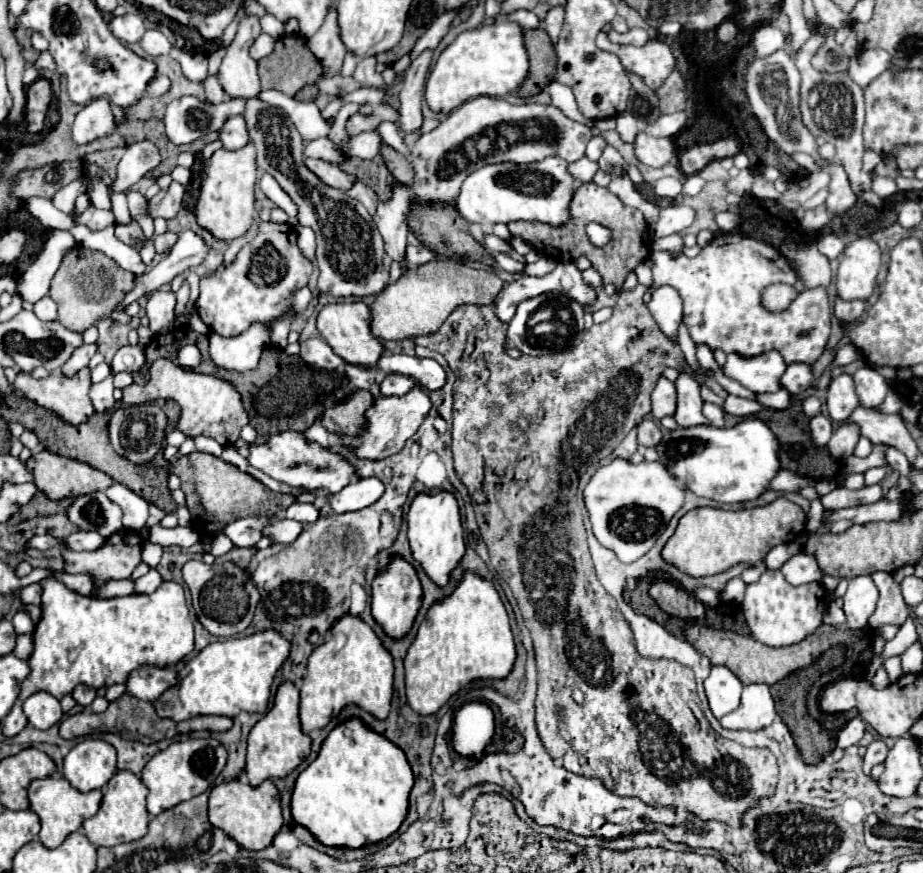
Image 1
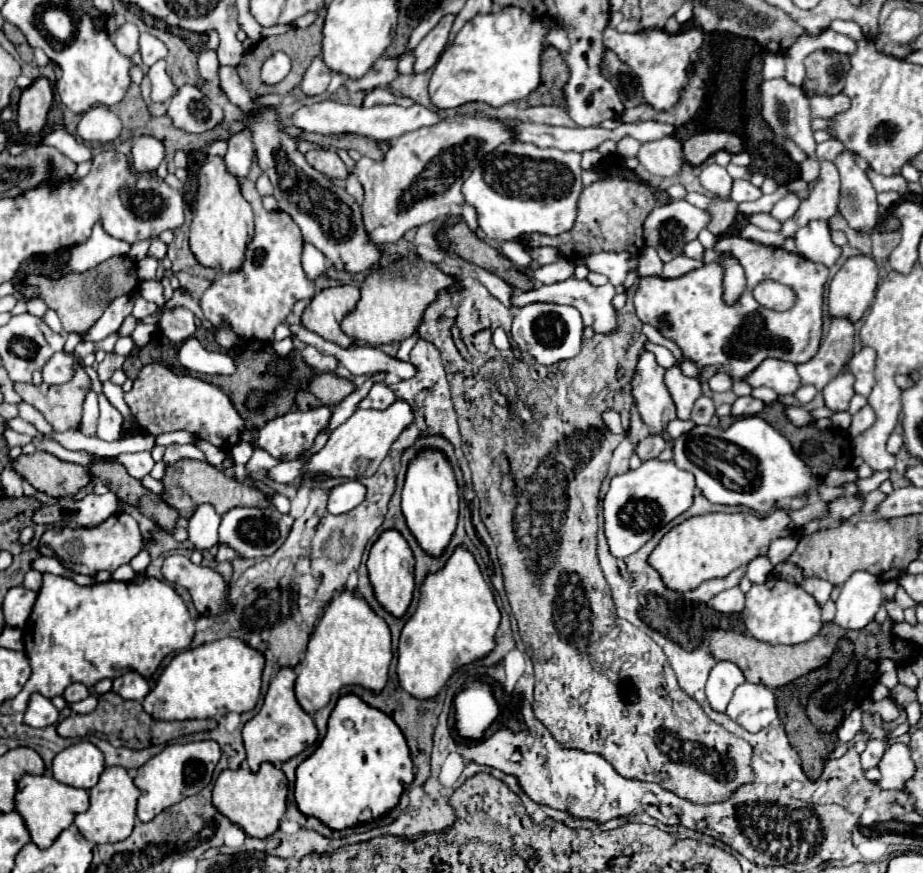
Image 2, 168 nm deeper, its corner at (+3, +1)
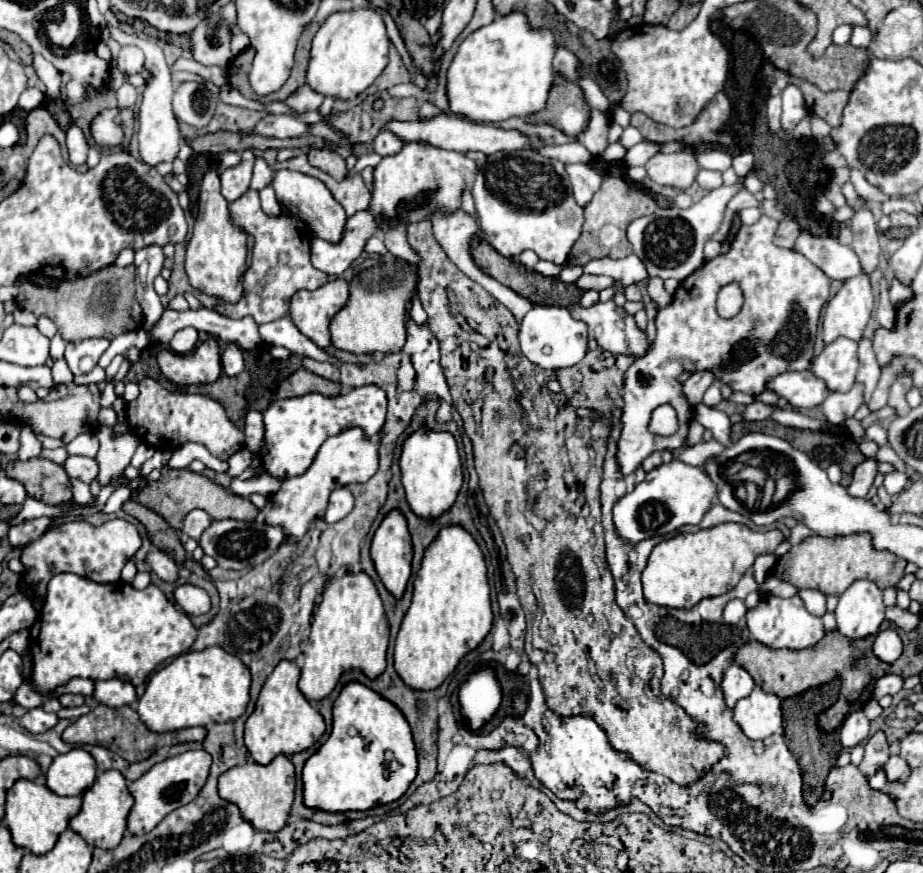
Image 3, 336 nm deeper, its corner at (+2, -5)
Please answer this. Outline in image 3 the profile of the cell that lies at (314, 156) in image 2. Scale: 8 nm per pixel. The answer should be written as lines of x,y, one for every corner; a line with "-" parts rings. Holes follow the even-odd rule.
310,149
308,151
308,163
334,179
342,181
346,177
346,161
338,151
324,151
324,149

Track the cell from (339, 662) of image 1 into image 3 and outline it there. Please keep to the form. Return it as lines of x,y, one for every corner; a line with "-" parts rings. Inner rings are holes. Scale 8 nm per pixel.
346,573
340,579
330,579
322,593
322,603
318,605
318,613
312,621
310,637
304,645
304,667
300,673
300,691
308,701
320,701
330,695
330,691
336,687
338,679
346,671
362,671
368,679
376,679
386,669
386,649
388,649
388,619
384,605
380,601
380,595
372,583
372,579
366,573

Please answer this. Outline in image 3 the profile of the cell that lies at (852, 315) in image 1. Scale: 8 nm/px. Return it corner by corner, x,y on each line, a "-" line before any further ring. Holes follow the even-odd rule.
838,337
828,343
824,351
814,359
810,371
822,379
830,391
848,391
856,381
858,371
858,343
848,337

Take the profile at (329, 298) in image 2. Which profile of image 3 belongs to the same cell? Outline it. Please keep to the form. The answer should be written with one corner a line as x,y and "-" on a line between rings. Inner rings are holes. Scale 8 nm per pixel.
344,279
330,281
316,291
298,291
290,301
290,317
296,327
318,347
328,349
330,321
348,303
350,285

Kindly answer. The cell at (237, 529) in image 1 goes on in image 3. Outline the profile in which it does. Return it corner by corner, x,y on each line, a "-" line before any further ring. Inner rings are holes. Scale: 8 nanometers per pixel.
194,509
186,515
186,521
184,521
184,531
188,533
188,537
200,541
202,533
212,525
212,517
202,511
202,509

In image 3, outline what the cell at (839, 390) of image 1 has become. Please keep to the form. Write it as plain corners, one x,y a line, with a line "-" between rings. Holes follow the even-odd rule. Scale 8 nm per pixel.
854,383
854,387
848,393
830,393
824,403
822,403
822,411
826,415
826,419
830,423
842,423
846,417
852,417
856,413
856,409
864,403
862,401
862,385

